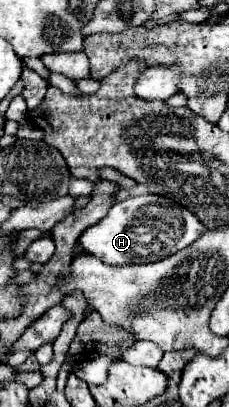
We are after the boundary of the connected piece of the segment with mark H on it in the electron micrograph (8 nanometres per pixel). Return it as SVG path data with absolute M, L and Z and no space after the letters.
M150 193L116 203L110 209L108 217L88 227L80 235L78 243L86 253L98 257L106 265L126 265L126 263L140 265L140 263L154 263L174 255L176 251L196 241L196 237L200 237L200 233L204 231L206 227L200 225L194 213L176 205L174 201L168 201L166 197Z

